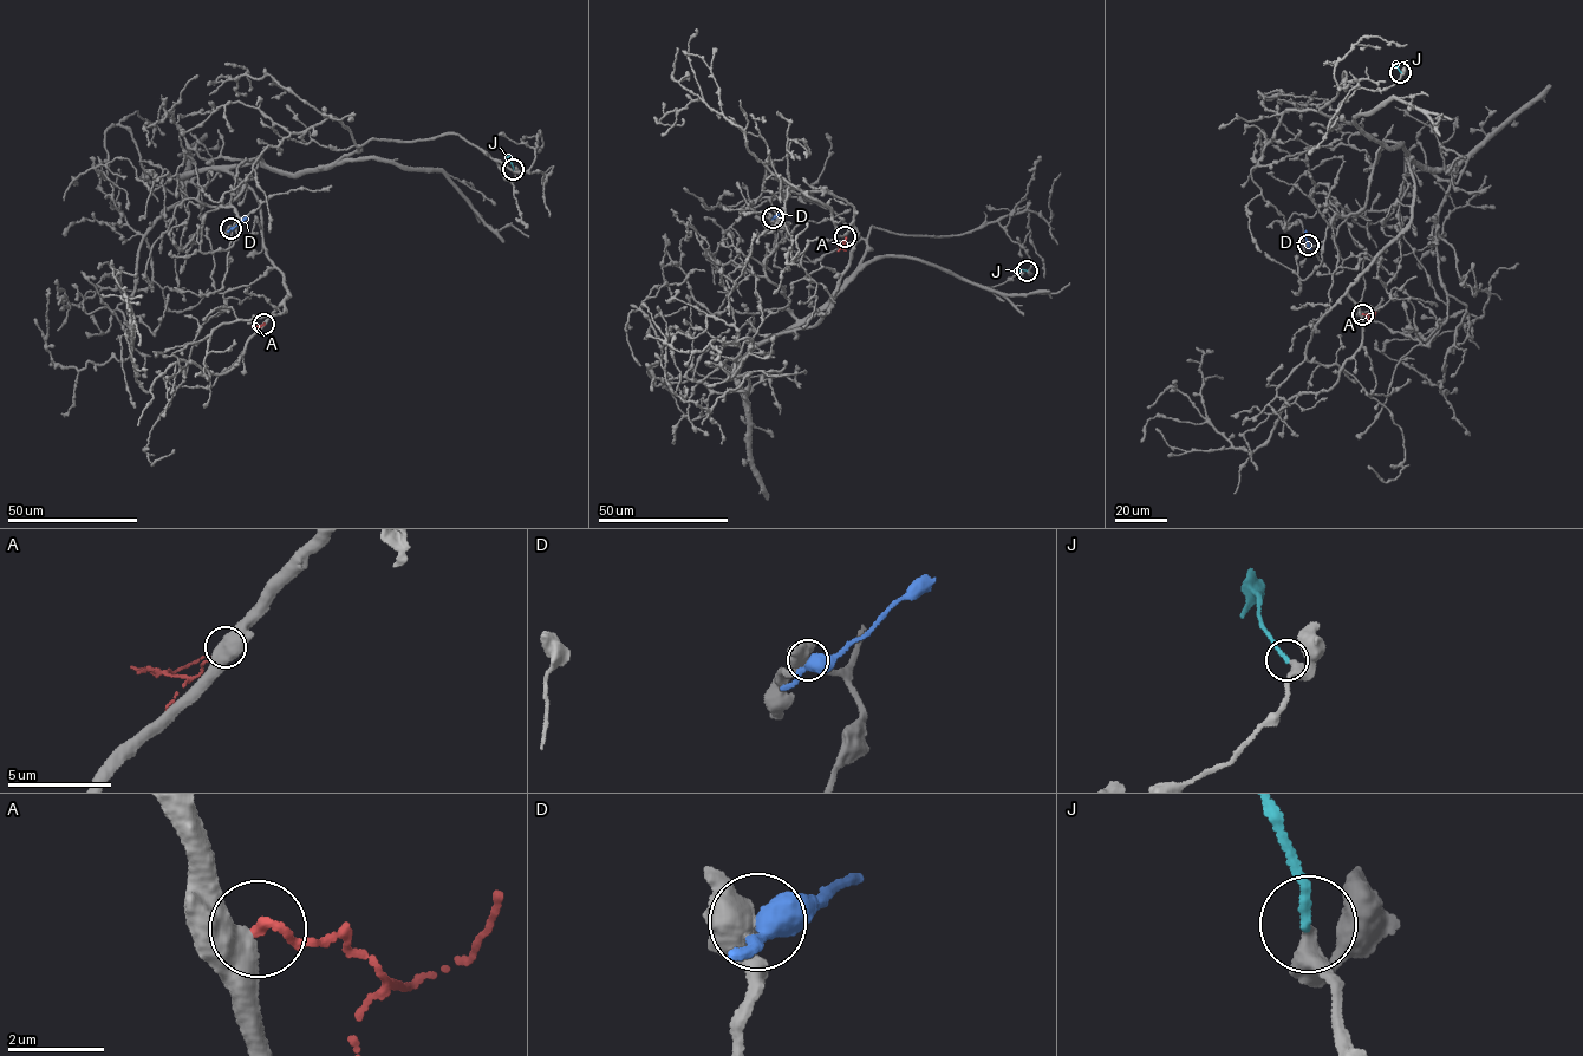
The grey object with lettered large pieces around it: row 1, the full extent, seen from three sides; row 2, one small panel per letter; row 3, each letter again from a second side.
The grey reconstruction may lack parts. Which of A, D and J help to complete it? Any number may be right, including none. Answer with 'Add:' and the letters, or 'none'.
Add: J

